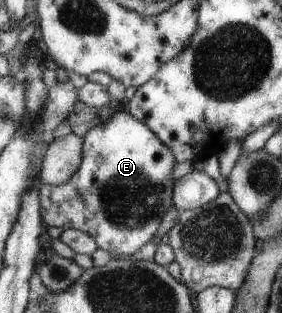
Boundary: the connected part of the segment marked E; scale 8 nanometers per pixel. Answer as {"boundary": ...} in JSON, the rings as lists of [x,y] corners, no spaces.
{"boundary":[[[118,108],[112,115],[112,118],[109,118],[101,125],[94,125],[94,127],[87,132],[87,135],[84,137],[84,156],[82,165],[67,183],[61,185],[41,184],[37,187],[40,189],[44,222],[48,226],[61,227],[63,230],[75,228],[84,231],[95,240],[97,248],[108,251],[112,257],[116,257],[116,255],[119,255],[119,257],[129,257],[135,249],[139,249],[139,247],[145,245],[147,241],[152,241],[153,234],[157,231],[157,226],[159,225],[165,210],[173,206],[172,187],[175,182],[171,181],[169,174],[171,173],[171,168],[174,163],[175,157],[173,157],[171,150],[144,124],[144,122],[140,122],[134,118],[132,114],[129,114],[122,108]]]}

